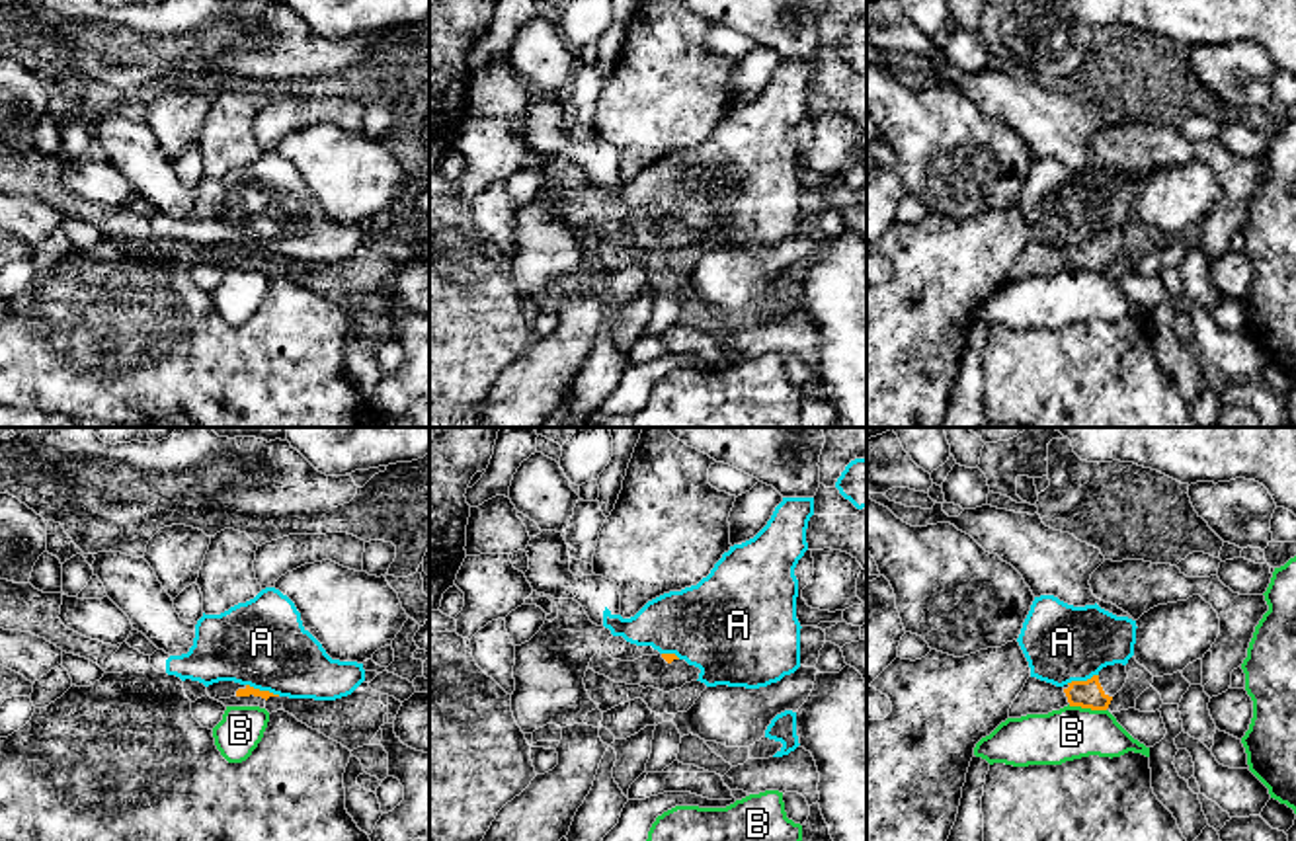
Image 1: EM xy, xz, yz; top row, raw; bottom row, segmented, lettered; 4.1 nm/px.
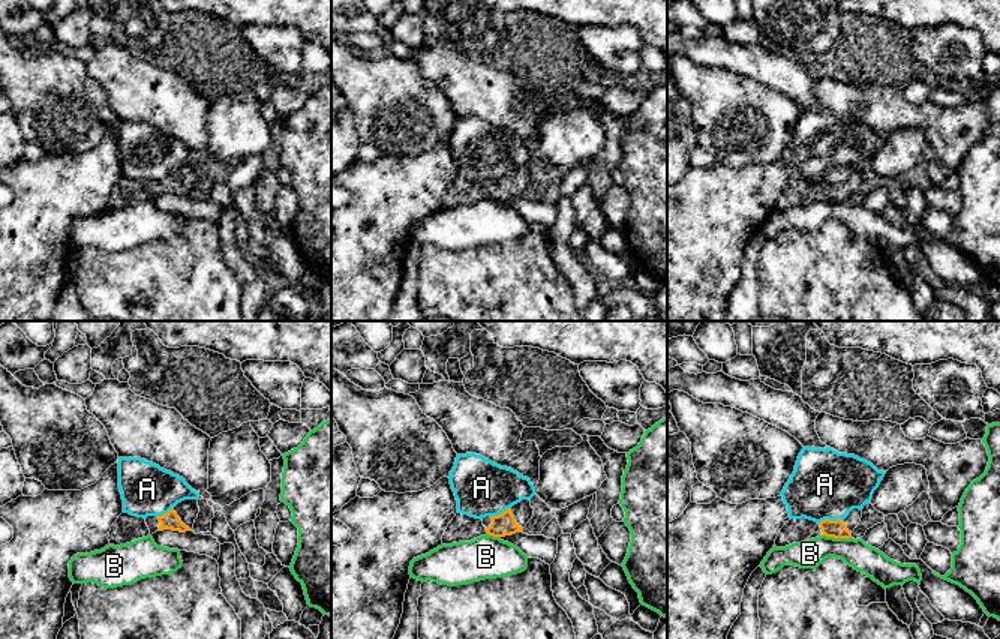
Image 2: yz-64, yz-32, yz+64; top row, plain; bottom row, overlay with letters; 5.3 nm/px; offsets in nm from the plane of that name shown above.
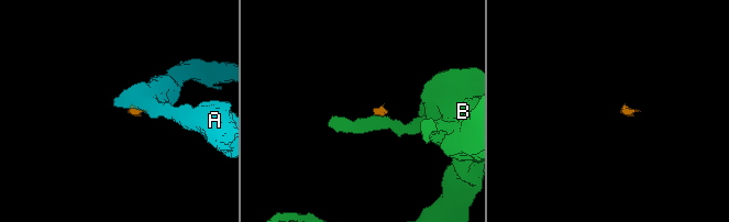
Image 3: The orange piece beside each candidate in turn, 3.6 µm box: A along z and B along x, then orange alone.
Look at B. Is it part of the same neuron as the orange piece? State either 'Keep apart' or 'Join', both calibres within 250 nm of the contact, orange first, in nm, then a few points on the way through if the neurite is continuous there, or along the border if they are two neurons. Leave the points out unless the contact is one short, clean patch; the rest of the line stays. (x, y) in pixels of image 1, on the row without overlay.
Keep apart. Thickness 120 nm (orange) against 220 nm. Boundary: yz (1068, 268), (1105, 274)

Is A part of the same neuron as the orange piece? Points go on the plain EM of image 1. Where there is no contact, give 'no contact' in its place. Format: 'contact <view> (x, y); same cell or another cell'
contact xy (264, 254); another cell

